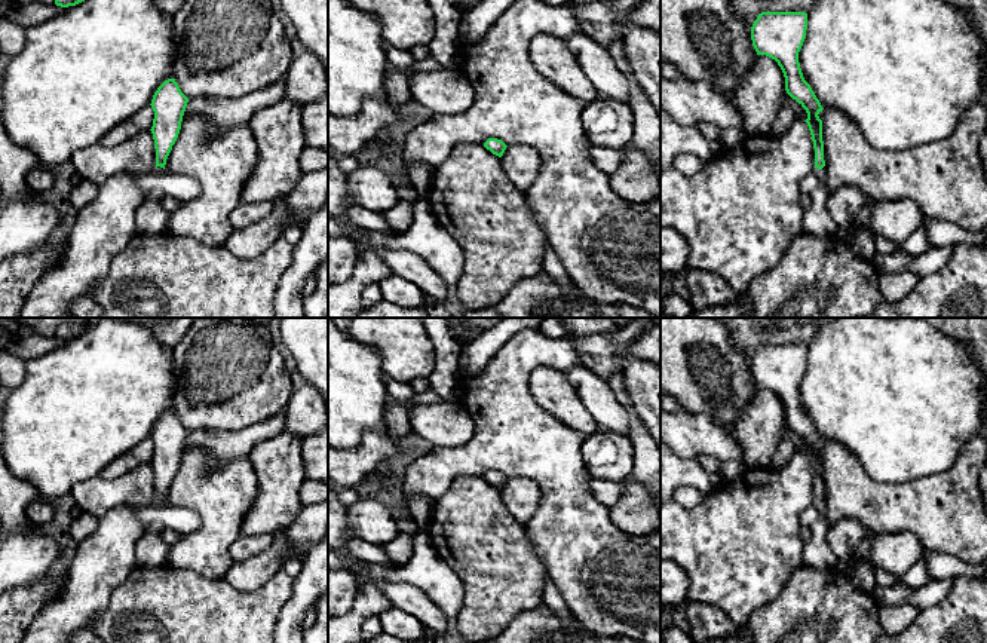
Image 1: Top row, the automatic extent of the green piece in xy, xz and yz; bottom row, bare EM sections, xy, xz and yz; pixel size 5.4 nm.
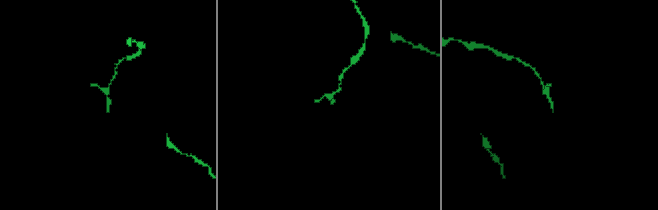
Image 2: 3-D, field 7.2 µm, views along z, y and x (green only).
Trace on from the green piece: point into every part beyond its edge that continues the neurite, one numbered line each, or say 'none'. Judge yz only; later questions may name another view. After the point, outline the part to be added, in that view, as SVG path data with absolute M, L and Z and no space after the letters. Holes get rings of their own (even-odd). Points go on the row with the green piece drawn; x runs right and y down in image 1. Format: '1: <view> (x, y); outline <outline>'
1: yz (817, 220); outline M815 168L813 172L818 177L819 184L810 193L812 199L810 206L804 209L803 233L815 236L836 235L837 227L827 208L828 192L825 186L827 183L825 168L822 169Z

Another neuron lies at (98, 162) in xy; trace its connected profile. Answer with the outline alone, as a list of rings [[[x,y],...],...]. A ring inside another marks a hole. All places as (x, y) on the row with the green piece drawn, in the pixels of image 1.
[[[151,131],[134,135],[116,147],[101,143],[73,153],[70,162],[82,180],[101,186],[111,177],[131,172],[144,175],[156,169],[156,148]]]

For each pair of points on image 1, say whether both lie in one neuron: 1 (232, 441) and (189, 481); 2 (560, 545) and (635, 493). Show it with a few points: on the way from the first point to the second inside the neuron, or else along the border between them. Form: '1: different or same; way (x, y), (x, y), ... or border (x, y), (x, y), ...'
1: different; border (184, 446), (202, 449), (218, 464), (245, 459)
2: different; border (607, 507), (610, 520), (619, 529), (635, 535)

